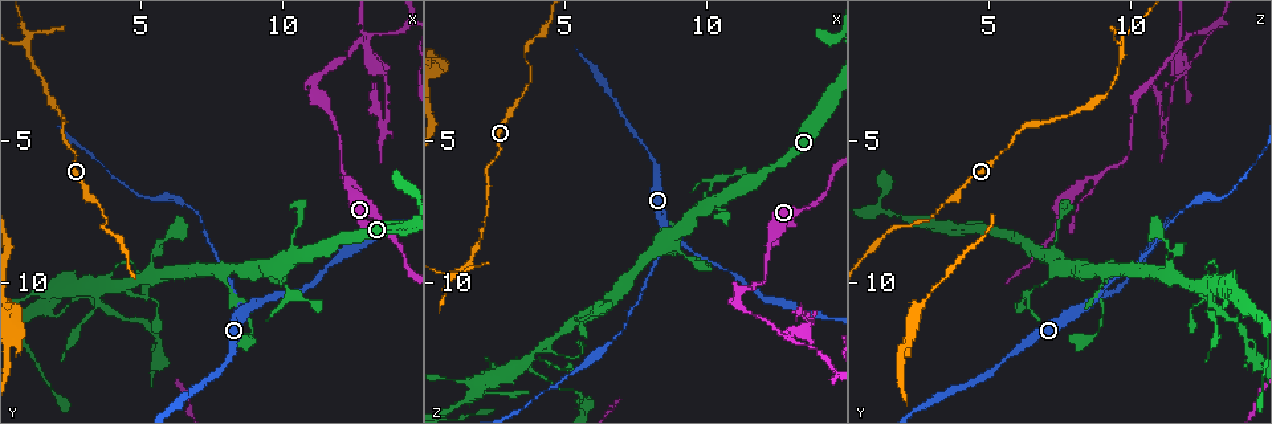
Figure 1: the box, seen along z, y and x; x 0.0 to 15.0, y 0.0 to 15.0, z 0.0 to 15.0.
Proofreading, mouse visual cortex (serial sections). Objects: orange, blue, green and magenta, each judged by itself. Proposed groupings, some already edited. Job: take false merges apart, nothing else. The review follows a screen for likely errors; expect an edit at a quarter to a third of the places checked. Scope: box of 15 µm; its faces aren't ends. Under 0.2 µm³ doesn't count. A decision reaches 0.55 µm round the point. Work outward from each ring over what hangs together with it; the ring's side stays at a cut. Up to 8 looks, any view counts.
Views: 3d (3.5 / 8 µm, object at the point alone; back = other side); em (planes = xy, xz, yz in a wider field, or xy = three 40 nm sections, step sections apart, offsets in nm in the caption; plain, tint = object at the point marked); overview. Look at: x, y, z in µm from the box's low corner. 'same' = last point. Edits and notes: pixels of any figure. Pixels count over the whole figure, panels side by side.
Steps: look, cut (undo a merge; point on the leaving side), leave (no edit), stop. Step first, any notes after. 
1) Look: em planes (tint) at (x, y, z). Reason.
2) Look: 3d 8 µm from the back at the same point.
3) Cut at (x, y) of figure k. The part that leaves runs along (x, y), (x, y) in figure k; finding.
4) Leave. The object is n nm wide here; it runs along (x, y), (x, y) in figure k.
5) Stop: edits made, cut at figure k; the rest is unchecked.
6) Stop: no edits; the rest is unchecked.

Look: 3d 8 µm at (8.6, 10.8, 8.3). Three arms meet.

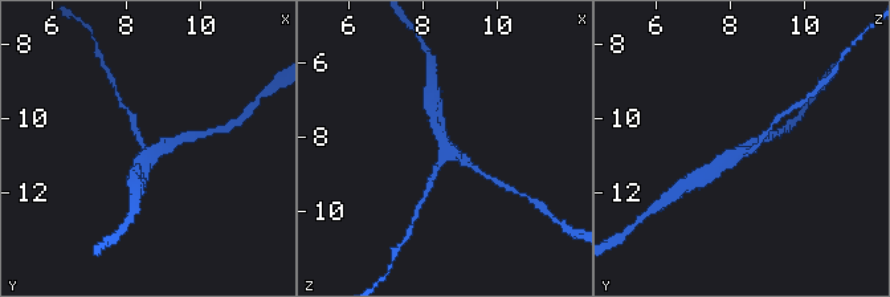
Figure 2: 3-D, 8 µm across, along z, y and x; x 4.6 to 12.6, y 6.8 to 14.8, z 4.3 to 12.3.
Look: em xy step 2 (tint) at (8.6, 10.9, 8.4). 3 arms meet here; the arms are 200, 200, 250 nm wide; now the EM.

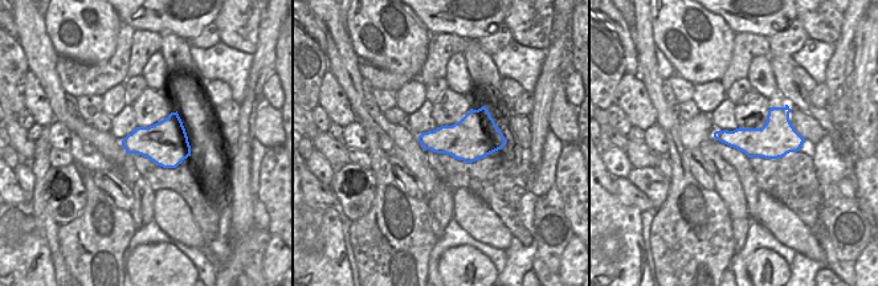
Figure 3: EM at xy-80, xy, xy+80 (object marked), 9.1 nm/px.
Leave. It runs along (433, 121), (446, 151), (477, 170) in figure 2; all the same cell.

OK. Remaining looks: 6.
Look: 3d 3.5 µm at (3.7, 10.0, 12.7). Two arms in line, one across.

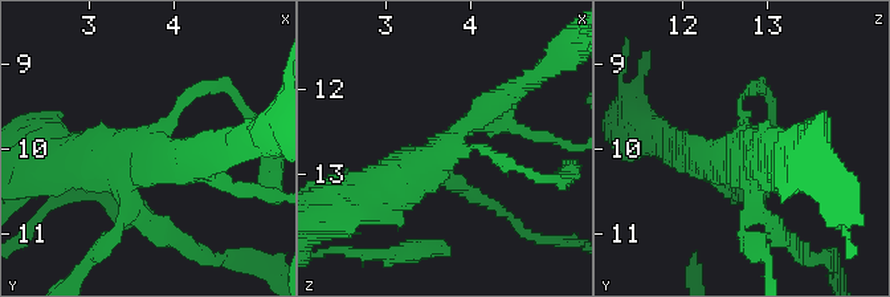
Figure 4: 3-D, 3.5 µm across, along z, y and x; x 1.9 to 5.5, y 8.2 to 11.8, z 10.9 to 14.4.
Look: em planes (tint) at (3.75, 10.00, 12.60). Need the tissue.

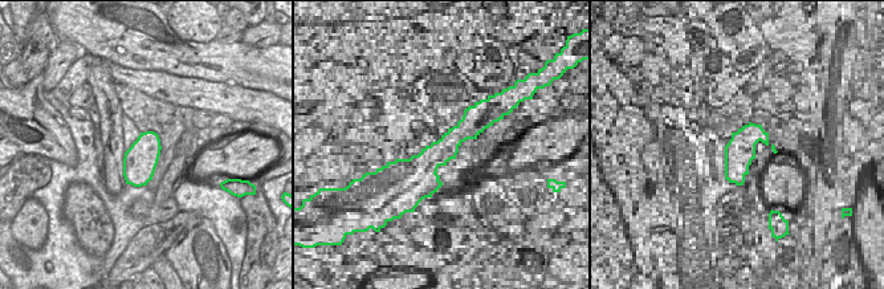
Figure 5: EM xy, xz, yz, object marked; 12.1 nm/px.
Leave. It runs along (519, 86), (417, 169), (378, 188) in figure 4; all the same cell.

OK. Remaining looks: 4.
Look: 3d 8 µm at (11.1, 2.8, 10.7). Thick turns thin.

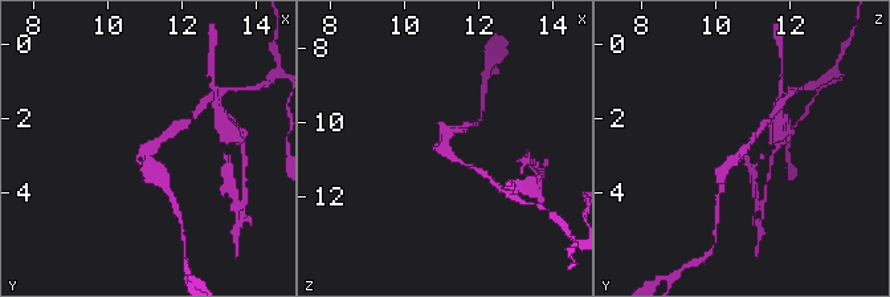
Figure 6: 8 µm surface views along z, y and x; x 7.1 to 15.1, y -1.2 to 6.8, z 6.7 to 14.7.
Look: 3d 3.5 µm at (11.1, 2.8, 10.8).

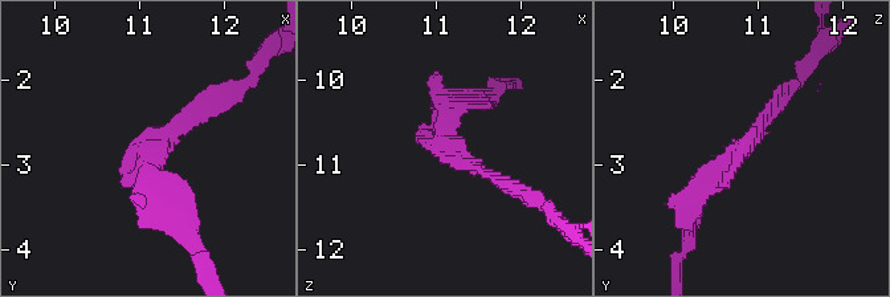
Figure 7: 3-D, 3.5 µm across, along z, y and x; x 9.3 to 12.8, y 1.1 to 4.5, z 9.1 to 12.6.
Cut at (763, 117) of figure 7. The part that leaves runs along (737, 153), (756, 133), (793, 84) in figure 7; a second cell is stuck on.

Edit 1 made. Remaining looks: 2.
Stop: edits made, cut at figure 7; the rest is unchecked.

